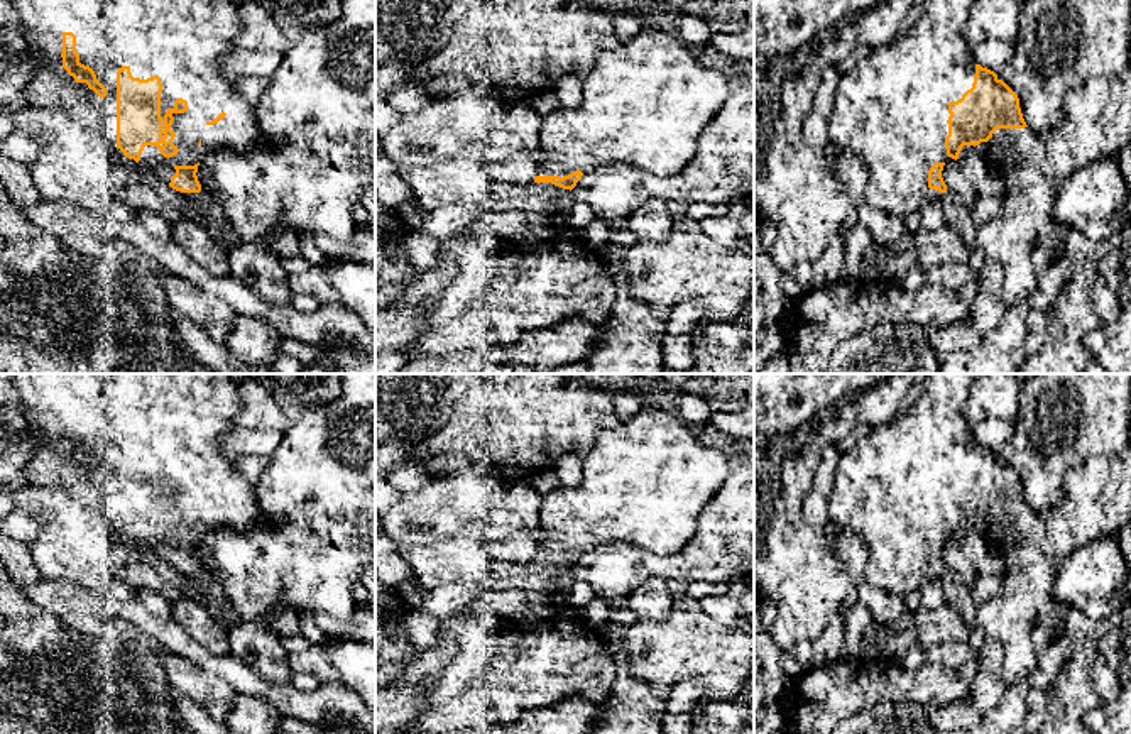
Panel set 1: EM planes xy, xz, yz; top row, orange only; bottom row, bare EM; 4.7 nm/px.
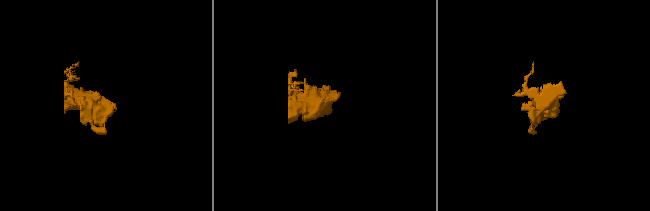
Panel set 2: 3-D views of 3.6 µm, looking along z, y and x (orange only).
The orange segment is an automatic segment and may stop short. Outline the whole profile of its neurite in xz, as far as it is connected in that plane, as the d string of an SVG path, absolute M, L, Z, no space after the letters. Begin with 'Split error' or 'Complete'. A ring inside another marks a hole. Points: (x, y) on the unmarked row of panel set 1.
Split error. M646 404L627 423L597 433L583 457L580 485L561 485L543 497L539 526L546 540L539 543L534 561L571 570L585 553L609 543L671 556L691 540L702 507L717 494L727 474L727 455L702 445L675 408Z

